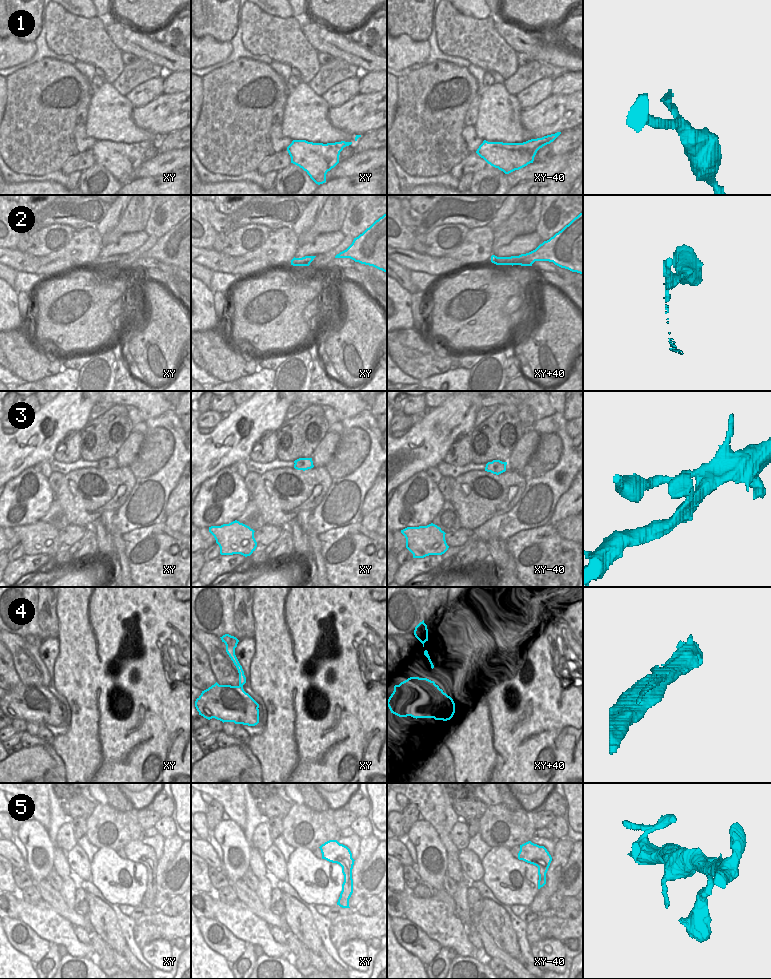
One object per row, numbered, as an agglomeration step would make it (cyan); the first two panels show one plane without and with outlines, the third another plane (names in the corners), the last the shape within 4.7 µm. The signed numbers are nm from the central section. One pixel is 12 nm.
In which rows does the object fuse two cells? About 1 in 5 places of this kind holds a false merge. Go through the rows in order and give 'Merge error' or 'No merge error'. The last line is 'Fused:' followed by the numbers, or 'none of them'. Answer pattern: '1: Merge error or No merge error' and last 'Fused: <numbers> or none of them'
1: No merge error
2: No merge error
3: Merge error
4: No merge error
5: No merge error
Fused: 3

